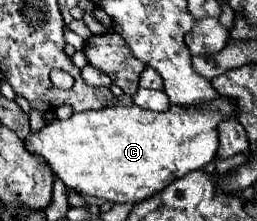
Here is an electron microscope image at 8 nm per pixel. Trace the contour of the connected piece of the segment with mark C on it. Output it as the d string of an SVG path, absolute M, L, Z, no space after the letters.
M219 99L219 107L207 107L207 111L183 111L181 107L171 107L165 113L155 113L141 109L137 105L123 107L103 107L95 111L73 113L69 119L53 119L37 133L29 133L25 137L25 147L31 155L39 155L47 161L57 179L63 181L67 189L75 189L81 195L99 197L111 203L139 203L161 189L165 189L175 179L183 175L207 167L219 145L219 137L215 135L215 123L223 119L223 115L235 117L235 107L227 103L227 99Z

